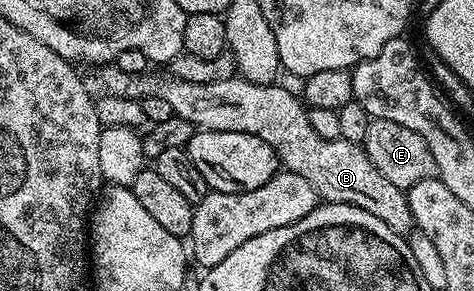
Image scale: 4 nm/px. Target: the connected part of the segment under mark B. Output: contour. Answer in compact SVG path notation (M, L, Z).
M111 65L106 68L107 87L106 94L118 99L144 99L145 97L161 97L169 104L175 114L175 119L184 119L192 123L192 128L204 131L232 131L233 133L249 133L253 137L261 137L265 145L273 149L273 153L279 158L280 164L286 170L297 173L297 177L305 177L309 185L319 195L320 200L328 203L344 203L365 209L365 213L373 213L373 217L385 221L393 233L404 237L410 236L413 231L413 220L409 201L404 188L393 185L373 161L364 153L362 146L358 143L350 143L344 139L326 139L309 125L308 108L301 102L300 96L295 95L287 87L279 87L278 82L257 85L238 77L226 79L225 81L212 81L209 85L197 85L195 81L181 81L170 73L164 75L151 75L150 70L141 73L125 73L120 67Z

